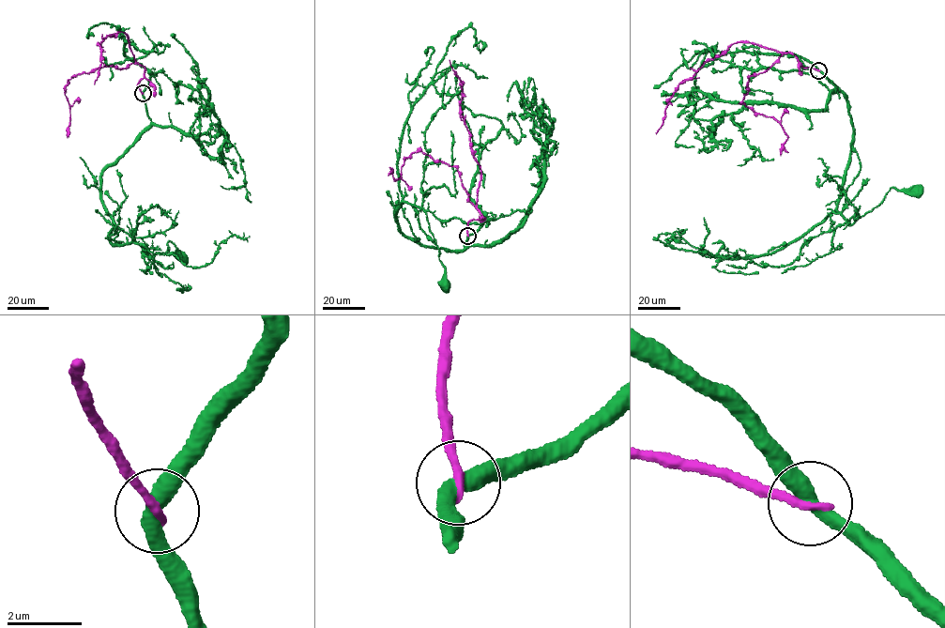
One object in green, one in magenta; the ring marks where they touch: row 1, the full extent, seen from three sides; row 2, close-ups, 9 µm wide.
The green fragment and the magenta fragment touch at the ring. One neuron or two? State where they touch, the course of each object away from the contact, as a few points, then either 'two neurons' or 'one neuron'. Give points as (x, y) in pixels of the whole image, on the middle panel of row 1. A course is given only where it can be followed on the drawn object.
(467, 236) | green via (468, 236), (462, 250), (419, 244), (399, 229), (395, 210), (403, 202), (423, 209), (447, 283) | magenta via (468, 236), (468, 222), (481, 216), (476, 206), (480, 168), (462, 114), (461, 81), (449, 60) | two neurons

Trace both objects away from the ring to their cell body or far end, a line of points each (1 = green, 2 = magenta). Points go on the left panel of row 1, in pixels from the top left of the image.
1: (143, 93), (151, 122), (103, 171), (102, 204), (113, 222), (148, 256), (165, 253), (170, 241), (184, 257)
2: (143, 93), (138, 84), (144, 68), (135, 61), (129, 38), (120, 31), (99, 42), (101, 64), (94, 84)

